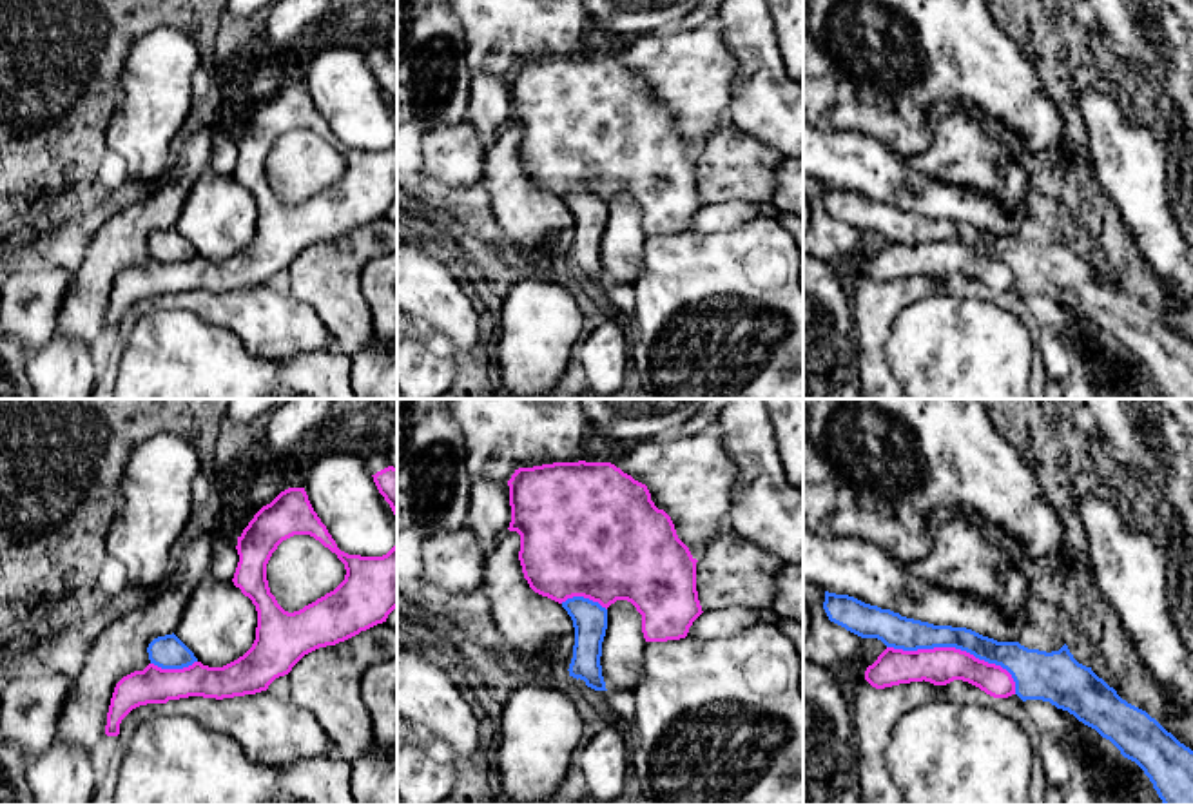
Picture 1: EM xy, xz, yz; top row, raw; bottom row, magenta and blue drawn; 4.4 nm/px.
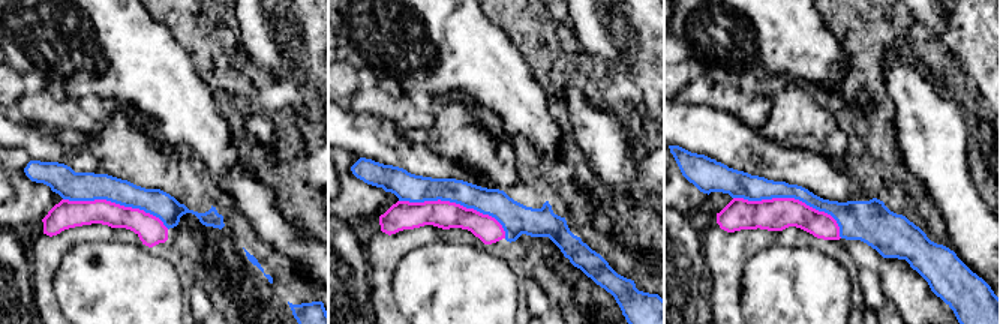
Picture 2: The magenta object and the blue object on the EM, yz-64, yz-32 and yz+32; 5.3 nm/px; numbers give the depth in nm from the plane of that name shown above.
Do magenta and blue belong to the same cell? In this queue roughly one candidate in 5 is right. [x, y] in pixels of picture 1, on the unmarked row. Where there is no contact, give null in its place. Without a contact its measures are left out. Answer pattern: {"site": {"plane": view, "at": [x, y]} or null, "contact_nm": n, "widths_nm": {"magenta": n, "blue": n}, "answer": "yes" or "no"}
{"site": {"plane": "yz", "at": [958, 243]}, "contact_nm": 600, "widths_nm": {"magenta": 170, "blue": 140}, "answer": "no"}

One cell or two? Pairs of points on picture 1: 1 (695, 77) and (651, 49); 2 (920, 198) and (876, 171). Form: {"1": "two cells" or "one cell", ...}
{"1": "one cell", "2": "one cell"}

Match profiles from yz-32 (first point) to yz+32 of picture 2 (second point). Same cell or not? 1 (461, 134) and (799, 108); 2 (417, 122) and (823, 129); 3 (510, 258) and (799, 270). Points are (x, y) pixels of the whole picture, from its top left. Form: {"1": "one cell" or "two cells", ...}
{"1": "one cell", "2": "two cells", "3": "two cells"}

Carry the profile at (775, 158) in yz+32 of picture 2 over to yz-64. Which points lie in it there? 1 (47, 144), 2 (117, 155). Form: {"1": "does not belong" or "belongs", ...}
{"1": "belongs", "2": "does not belong"}

